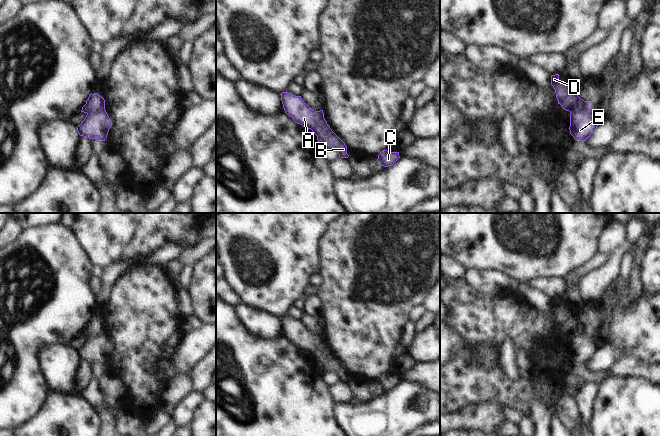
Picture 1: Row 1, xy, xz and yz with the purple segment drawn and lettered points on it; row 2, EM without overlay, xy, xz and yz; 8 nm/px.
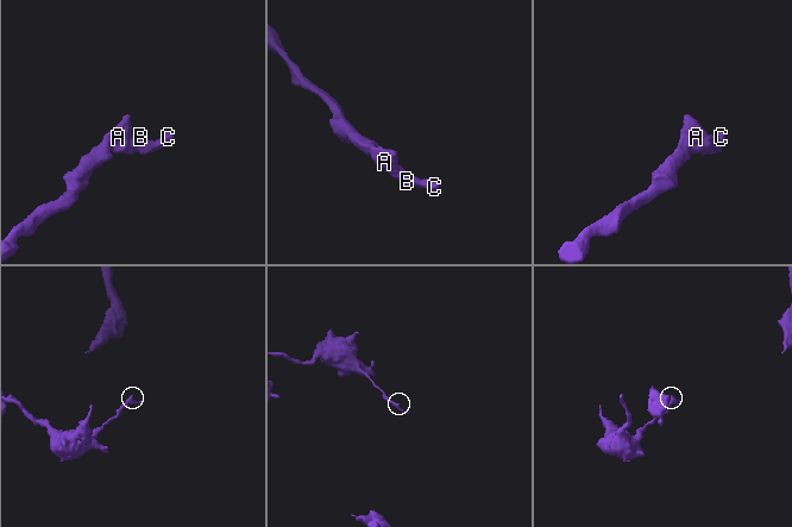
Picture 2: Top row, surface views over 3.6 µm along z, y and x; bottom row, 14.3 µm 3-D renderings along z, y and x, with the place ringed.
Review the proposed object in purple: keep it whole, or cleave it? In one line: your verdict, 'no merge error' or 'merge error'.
merge error

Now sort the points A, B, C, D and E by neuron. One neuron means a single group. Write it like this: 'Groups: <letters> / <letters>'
Groups: A D / B C E

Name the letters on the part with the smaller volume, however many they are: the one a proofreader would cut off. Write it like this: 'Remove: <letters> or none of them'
Remove: B, C, E

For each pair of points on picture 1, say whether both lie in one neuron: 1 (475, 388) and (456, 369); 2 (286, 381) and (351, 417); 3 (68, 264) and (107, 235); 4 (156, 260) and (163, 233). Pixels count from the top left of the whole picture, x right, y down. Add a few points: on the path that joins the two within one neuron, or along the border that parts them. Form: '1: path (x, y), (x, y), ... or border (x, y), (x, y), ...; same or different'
1: path (470, 383), (461, 374); same
2: border (336, 418), (336, 422), (339, 425); different
3: border (72, 232), (92, 264); different
4: border (183, 248), (177, 244), (164, 243), (143, 259); different

